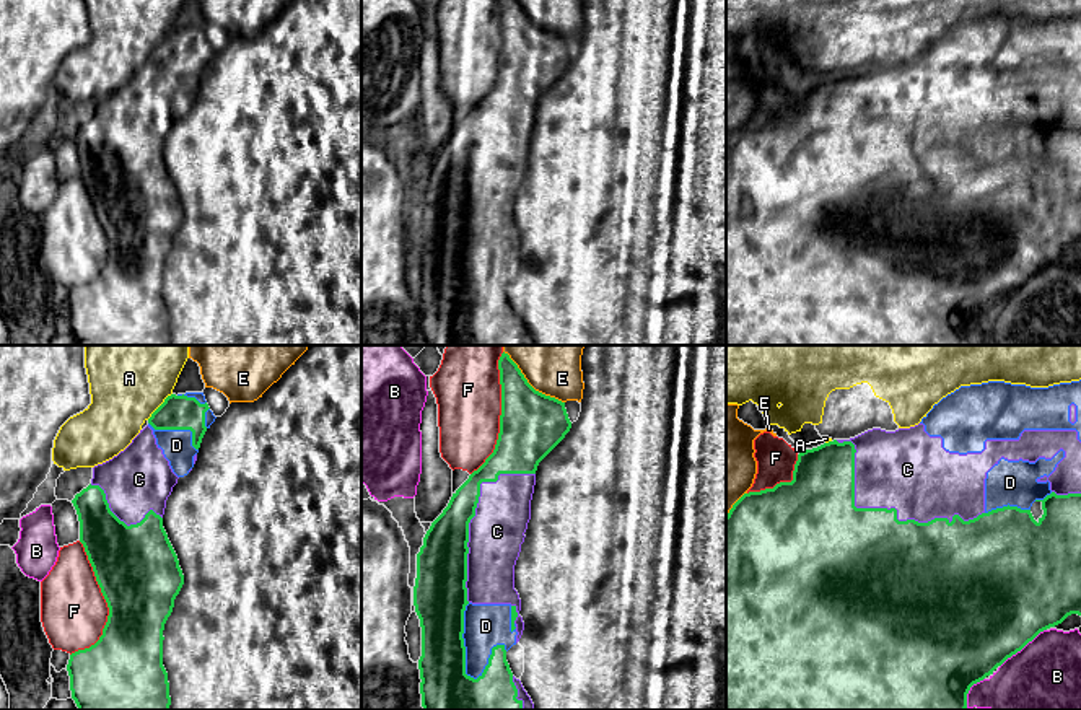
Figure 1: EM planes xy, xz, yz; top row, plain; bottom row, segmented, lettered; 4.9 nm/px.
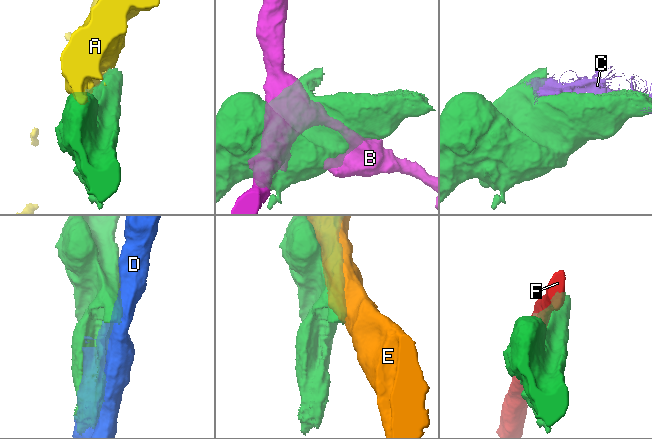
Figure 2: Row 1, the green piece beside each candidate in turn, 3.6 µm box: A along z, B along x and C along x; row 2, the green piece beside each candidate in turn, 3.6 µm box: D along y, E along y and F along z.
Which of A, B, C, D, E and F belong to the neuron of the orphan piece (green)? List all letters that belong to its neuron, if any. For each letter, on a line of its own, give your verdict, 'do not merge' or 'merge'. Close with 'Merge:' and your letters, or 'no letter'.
A: do not merge
B: do not merge
C: merge
D: do not merge
E: do not merge
F: do not merge
Merge: C

